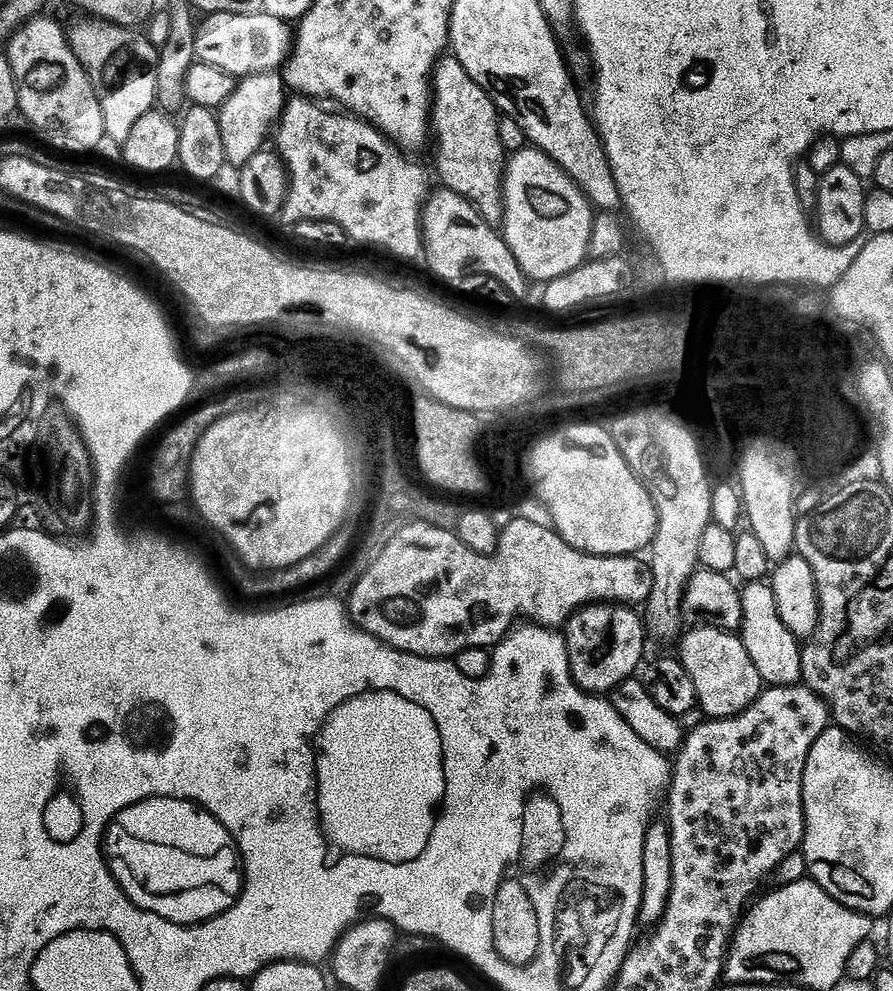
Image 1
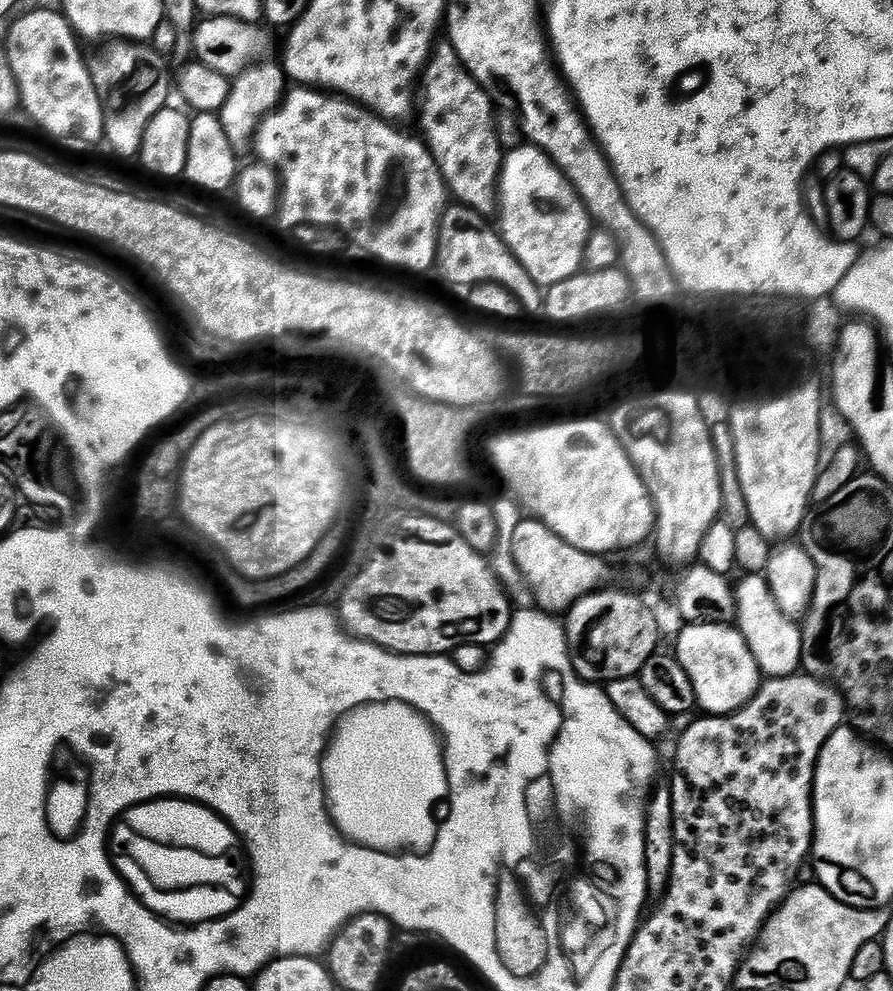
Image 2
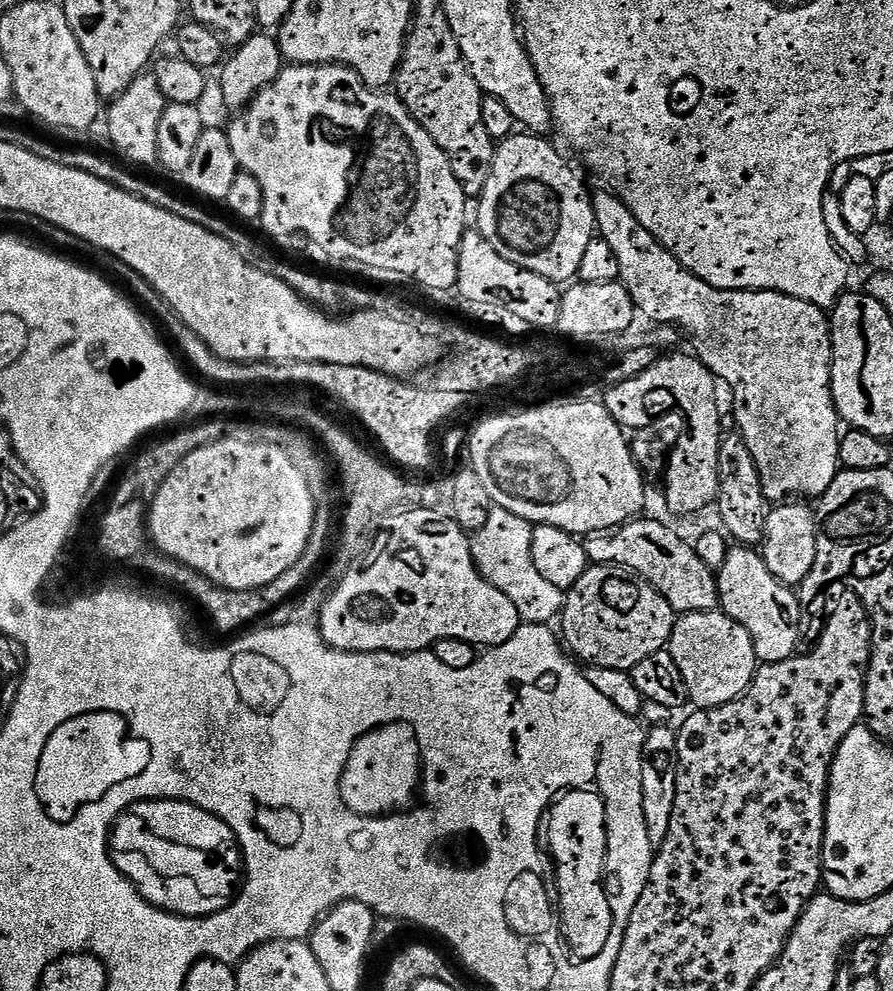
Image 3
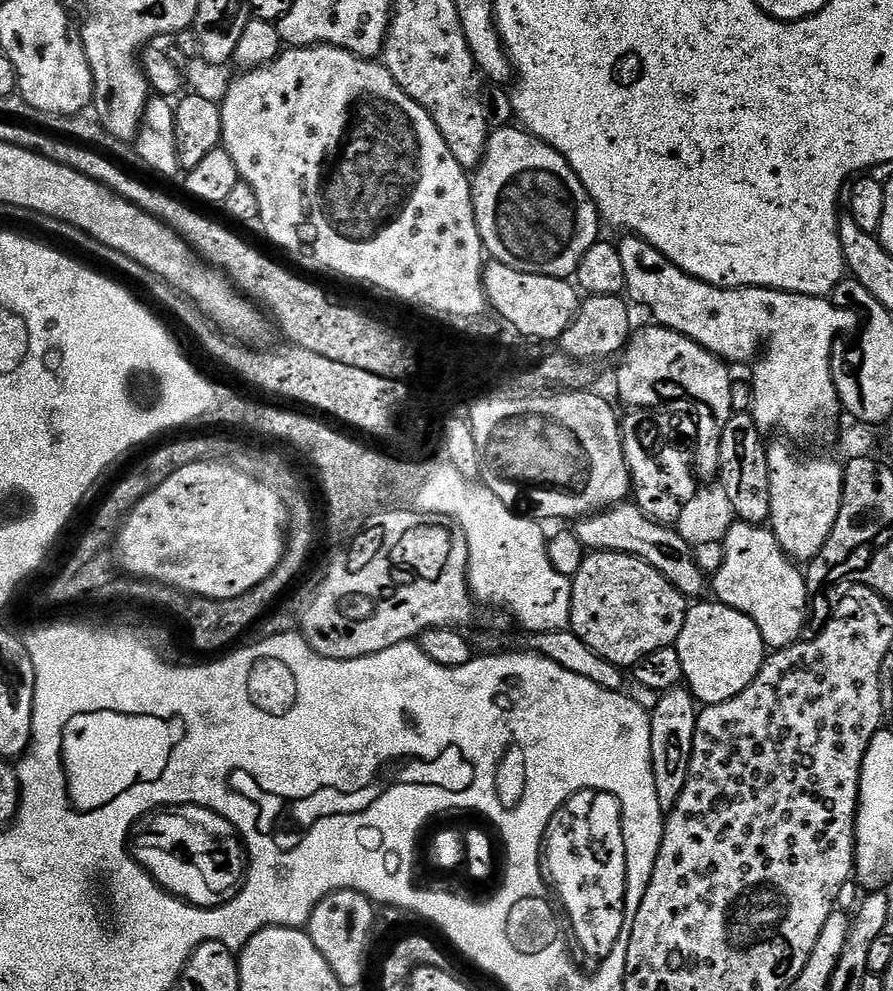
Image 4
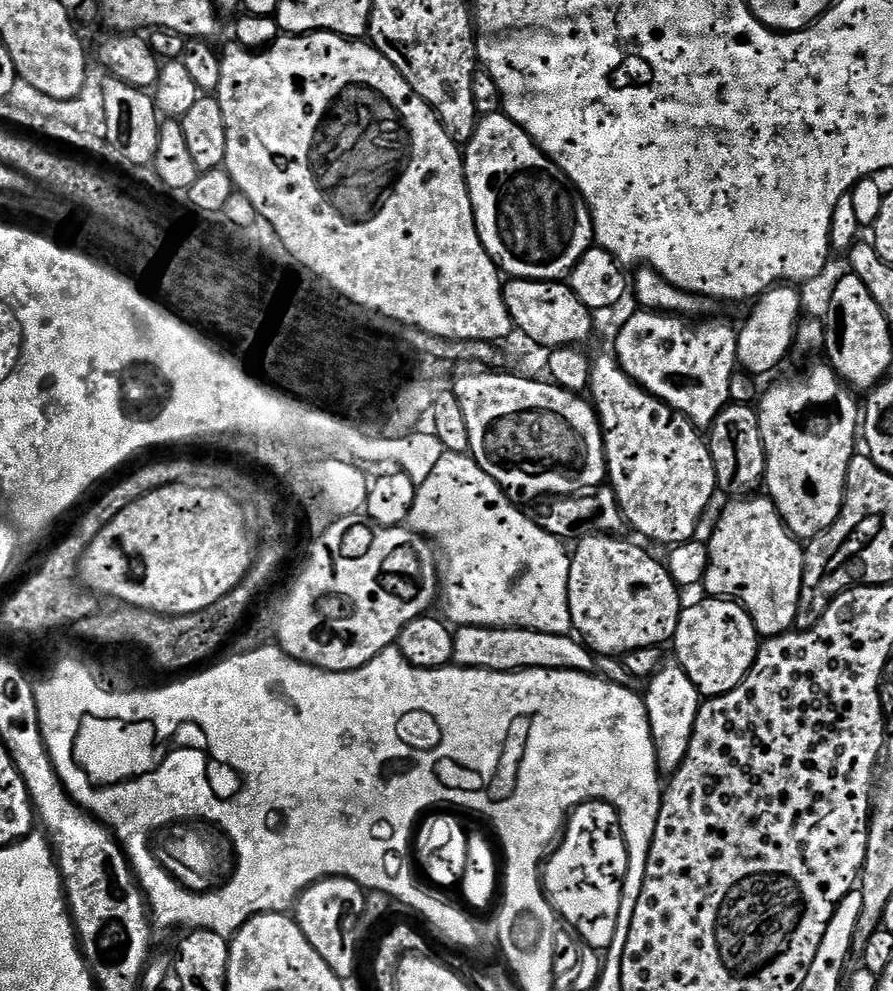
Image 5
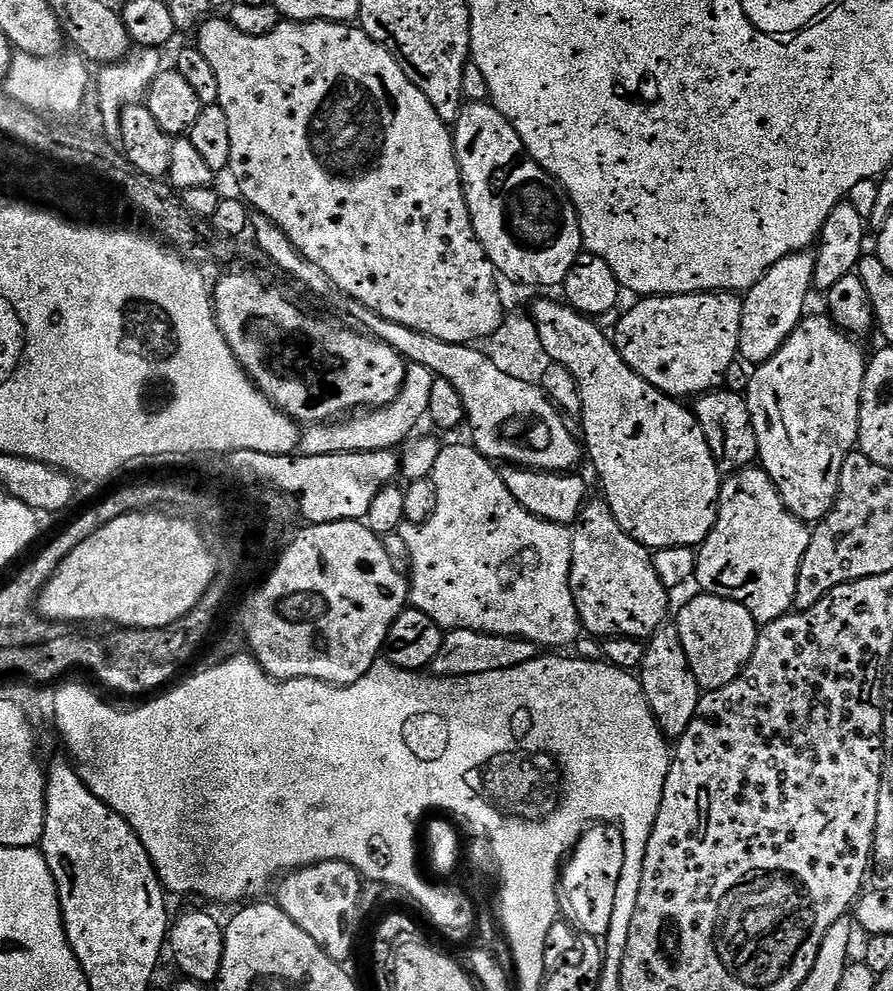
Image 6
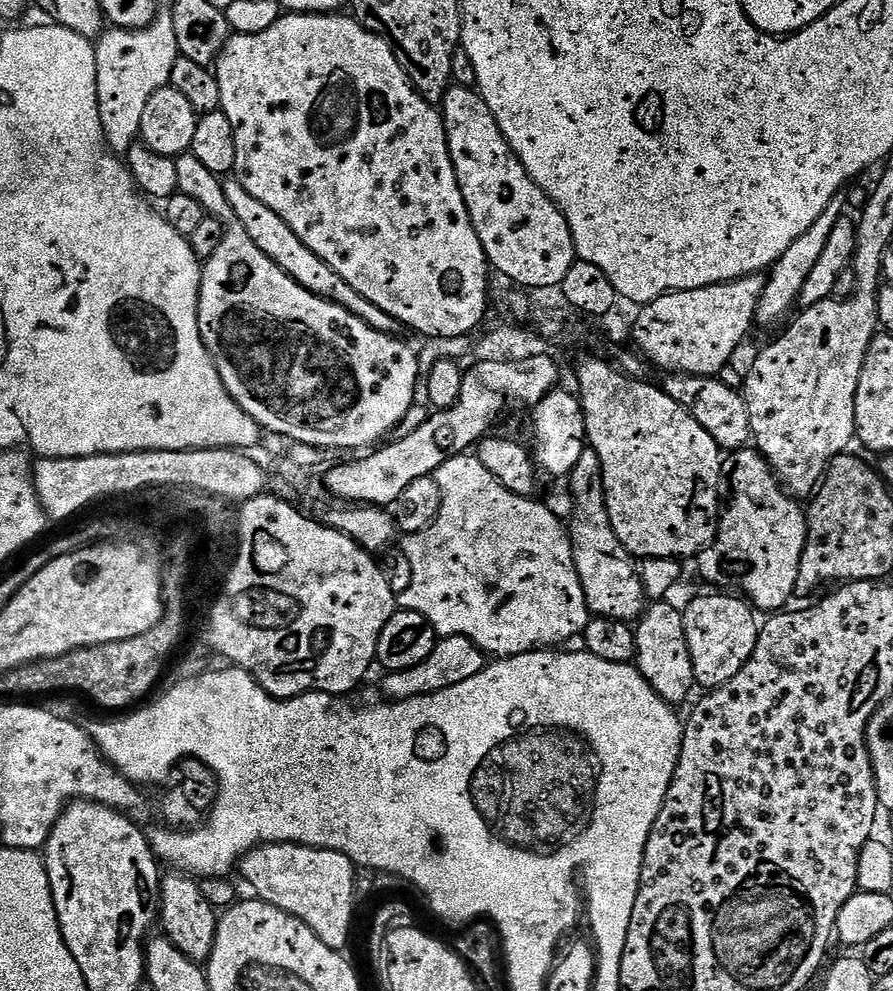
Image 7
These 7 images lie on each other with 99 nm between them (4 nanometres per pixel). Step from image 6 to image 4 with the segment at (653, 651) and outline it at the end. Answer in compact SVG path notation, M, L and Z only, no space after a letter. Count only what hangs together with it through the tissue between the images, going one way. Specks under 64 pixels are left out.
M687 687L672 688L659 697L656 709L651 709L650 758L654 774L654 790L657 791L661 808L671 810L678 802L690 774L694 730L698 715L698 704Z

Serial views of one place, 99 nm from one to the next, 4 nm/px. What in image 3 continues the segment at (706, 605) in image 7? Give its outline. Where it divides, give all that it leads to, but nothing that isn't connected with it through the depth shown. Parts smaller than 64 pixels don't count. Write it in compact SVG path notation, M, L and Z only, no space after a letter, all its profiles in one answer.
M720 610L681 615L672 631L670 651L686 678L689 701L700 710L729 704L744 695L756 679L758 661L750 634Z

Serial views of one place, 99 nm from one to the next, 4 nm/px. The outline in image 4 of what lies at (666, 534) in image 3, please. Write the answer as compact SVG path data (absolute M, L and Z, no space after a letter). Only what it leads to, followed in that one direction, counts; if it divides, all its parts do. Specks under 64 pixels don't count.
M635 502L615 504L602 512L579 517L574 531L578 542L588 552L621 552L642 558L642 562L654 566L654 570L658 570L658 574L670 581L683 596L696 598L706 588L706 575L696 562L693 546L680 537L675 527L665 526L645 516Z

